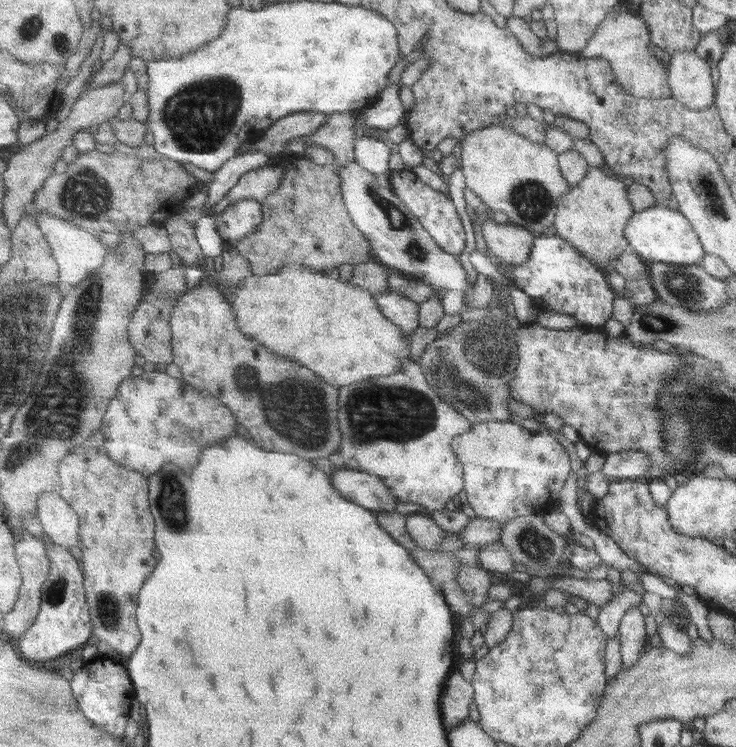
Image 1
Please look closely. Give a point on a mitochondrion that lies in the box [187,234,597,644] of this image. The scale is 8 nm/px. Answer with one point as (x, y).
(488, 355)

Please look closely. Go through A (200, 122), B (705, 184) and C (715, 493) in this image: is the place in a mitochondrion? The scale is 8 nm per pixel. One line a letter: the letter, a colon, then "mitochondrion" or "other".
A: mitochondrion
B: mitochondrion
C: other

